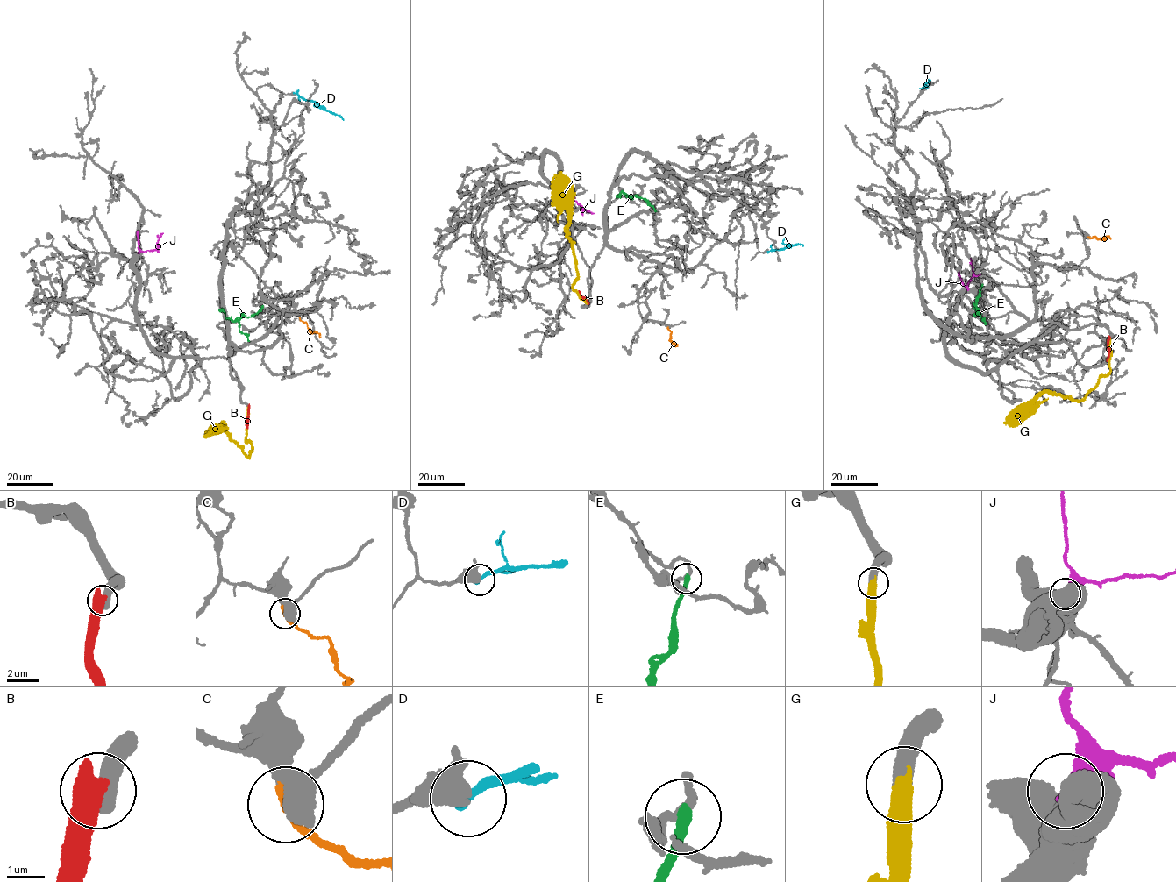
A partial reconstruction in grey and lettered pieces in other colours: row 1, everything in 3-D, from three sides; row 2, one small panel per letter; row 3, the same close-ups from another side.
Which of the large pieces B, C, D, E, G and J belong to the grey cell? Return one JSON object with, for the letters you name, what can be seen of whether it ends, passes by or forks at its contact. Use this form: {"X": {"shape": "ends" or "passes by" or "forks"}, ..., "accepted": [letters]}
{"C": {"shape": "ends"}, "G": {"shape": "ends"}, "accepted": ["C", "G"]}

